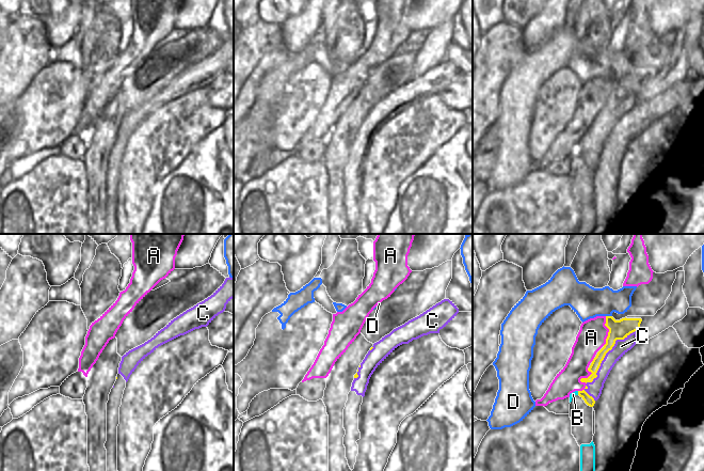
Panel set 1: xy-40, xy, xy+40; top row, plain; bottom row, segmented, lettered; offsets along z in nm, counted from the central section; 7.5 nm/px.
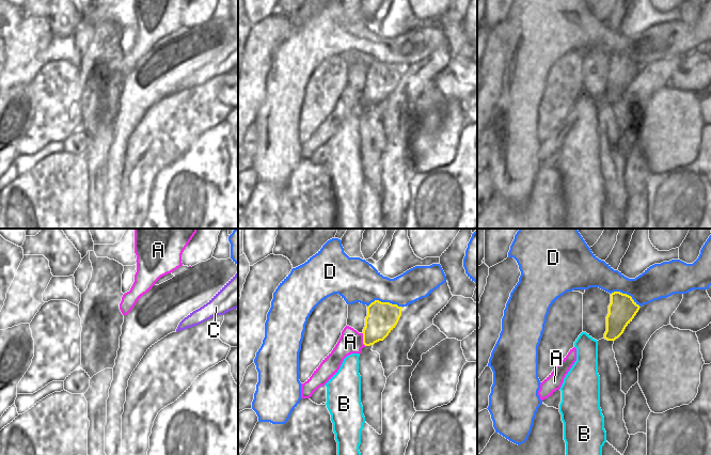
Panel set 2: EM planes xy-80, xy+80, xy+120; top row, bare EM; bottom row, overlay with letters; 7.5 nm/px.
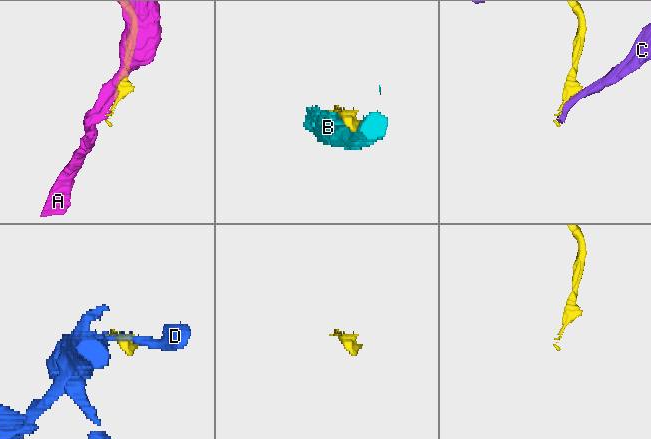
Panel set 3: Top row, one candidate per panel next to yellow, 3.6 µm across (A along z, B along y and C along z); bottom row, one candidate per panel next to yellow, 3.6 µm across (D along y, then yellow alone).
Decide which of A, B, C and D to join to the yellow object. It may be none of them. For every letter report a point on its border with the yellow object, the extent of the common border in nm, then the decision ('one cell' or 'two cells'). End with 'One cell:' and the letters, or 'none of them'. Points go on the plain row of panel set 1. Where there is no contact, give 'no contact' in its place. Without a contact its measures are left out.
A: meets yellow in xy+40 at (609, 92); contact 220 nm long; two cells
B: meets yellow in xy+40 at (578, 154); contact 30 nm long; two cells
C: meets yellow in xy+40 at (606, 113); contact 550 nm long; two cells
D: meets yellow in xy+40 at (609, 77); contact 50 nm long; two cells
One cell: none of them

